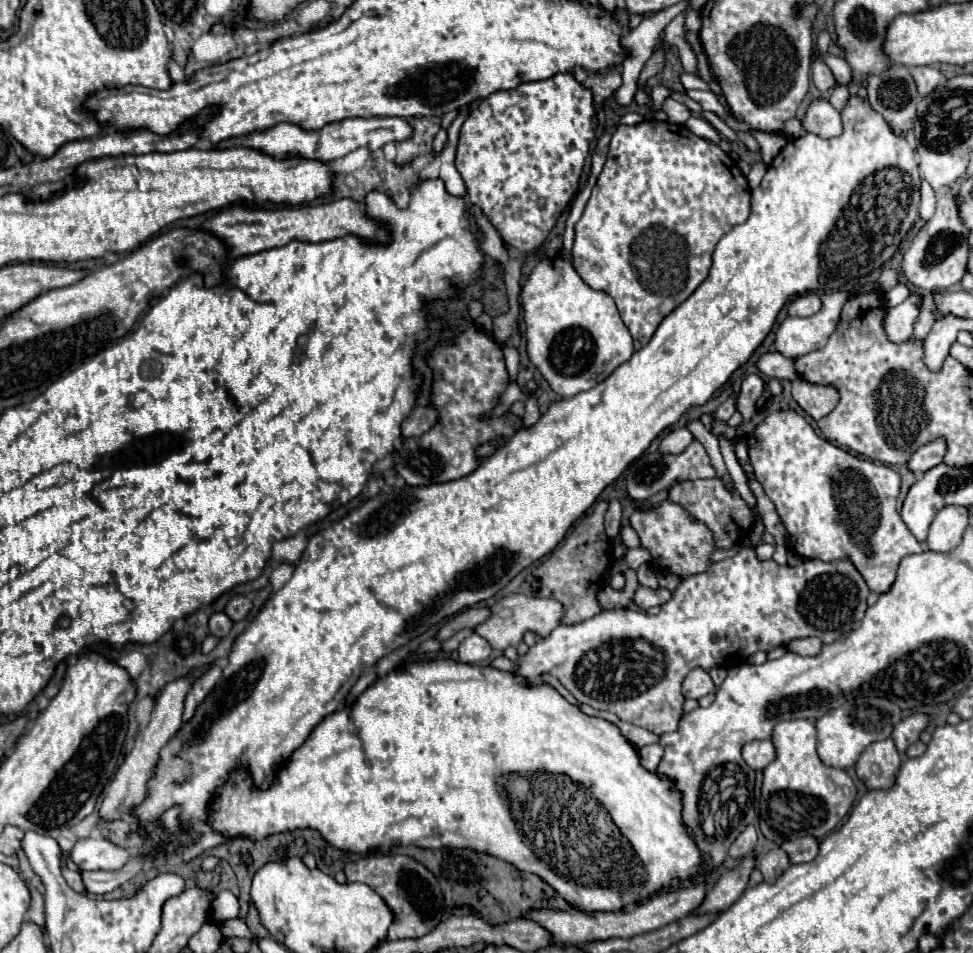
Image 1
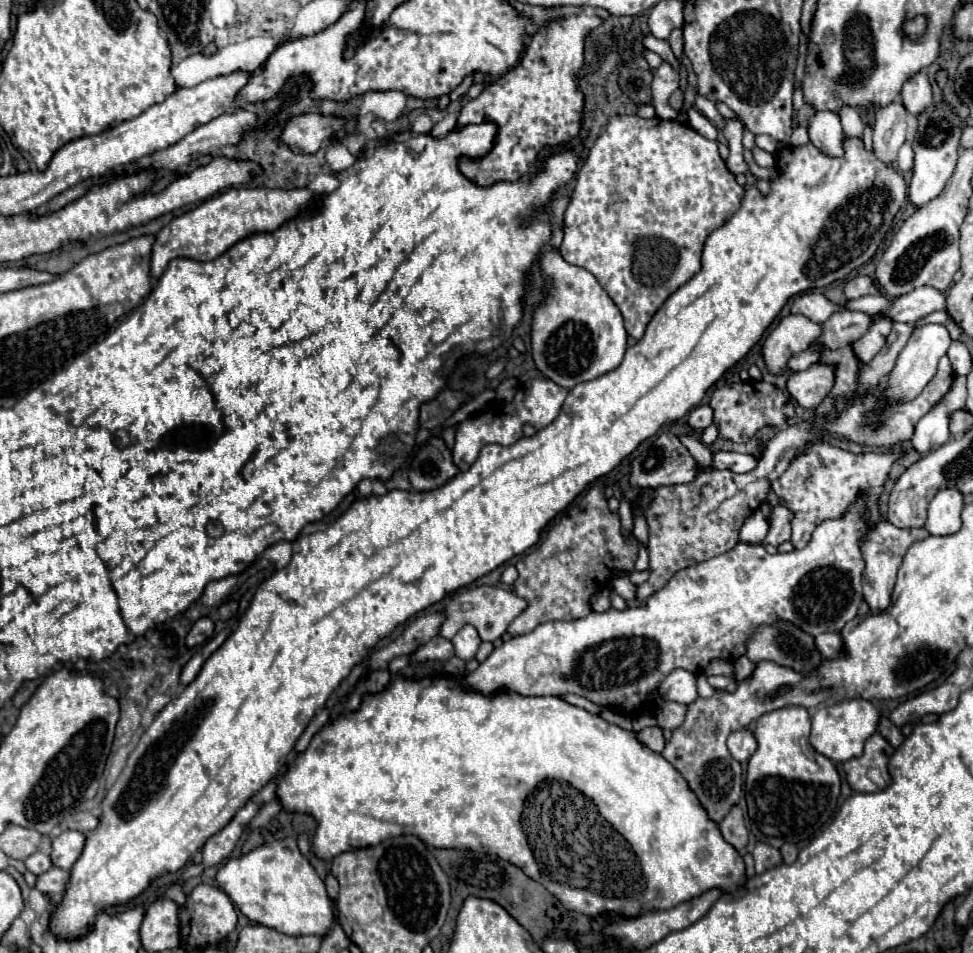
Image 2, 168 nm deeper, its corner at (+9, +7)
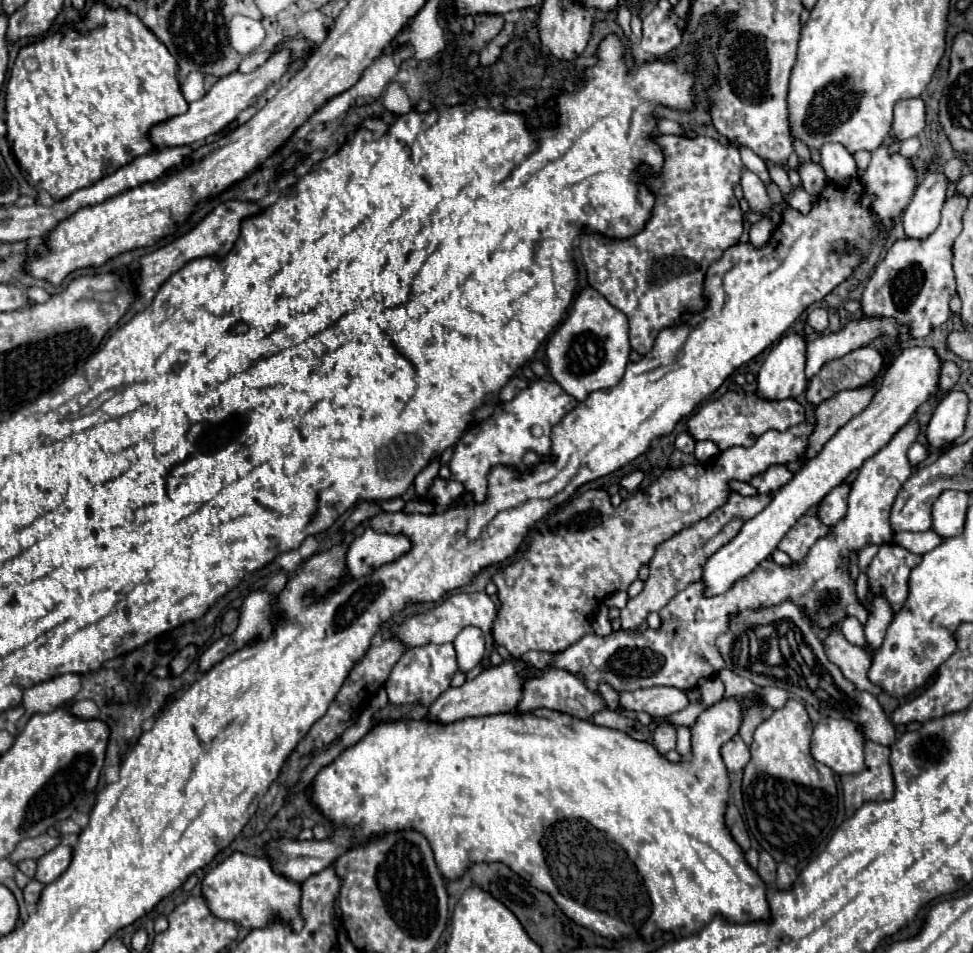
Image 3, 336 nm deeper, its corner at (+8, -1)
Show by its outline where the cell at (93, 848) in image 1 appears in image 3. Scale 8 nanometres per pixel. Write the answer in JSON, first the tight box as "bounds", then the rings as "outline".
{"bounds":[36,845,72,885],"outline":[[[56,845],[50,853],[42,855],[38,859],[38,871],[36,871],[36,879],[42,881],[44,885],[56,881],[70,865],[72,861],[72,847],[68,845]]]}

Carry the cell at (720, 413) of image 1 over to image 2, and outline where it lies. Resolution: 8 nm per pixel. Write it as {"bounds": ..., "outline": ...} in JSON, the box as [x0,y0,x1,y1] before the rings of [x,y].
{"bounds":[687,405,713,429],"outline":[[[699,405],[691,411],[687,423],[691,425],[691,429],[705,429],[713,423],[713,409],[709,405]]]}

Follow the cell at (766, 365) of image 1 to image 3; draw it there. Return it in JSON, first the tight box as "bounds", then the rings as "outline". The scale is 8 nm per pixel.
{"bounds":[806,317,910,379],"outline":[[[860,317],[846,323],[838,333],[822,333],[814,341],[808,341],[806,377],[812,379],[824,363],[840,359],[878,337],[896,337],[908,331],[910,325],[898,323],[894,317]]]}

